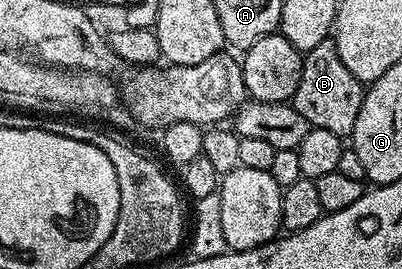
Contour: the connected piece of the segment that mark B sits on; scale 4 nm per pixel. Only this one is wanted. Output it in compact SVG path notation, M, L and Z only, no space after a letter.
M329 39L318 43L309 53L303 54L301 82L293 94L290 103L306 119L311 128L332 131L334 135L348 139L354 131L354 123L358 120L358 111L362 111L362 99L366 92L365 82L359 81L346 69L346 63L336 50L335 40Z

